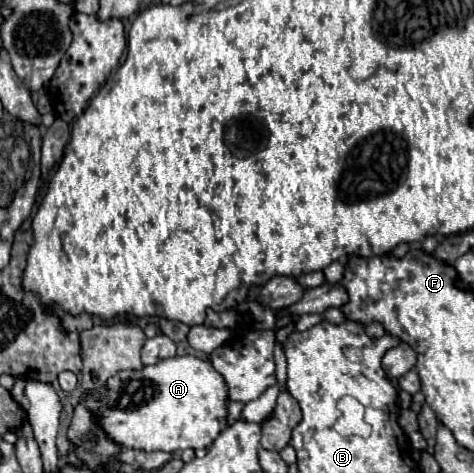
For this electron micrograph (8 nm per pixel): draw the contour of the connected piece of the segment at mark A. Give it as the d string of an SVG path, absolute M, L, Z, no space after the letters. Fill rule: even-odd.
M193 355L161 359L155 365L145 365L137 371L119 371L107 379L107 383L91 393L87 393L85 409L97 419L97 425L107 433L107 437L123 449L141 451L183 451L183 449L205 449L217 435L225 429L227 419L225 401L225 379L213 369L209 361L197 359Z

